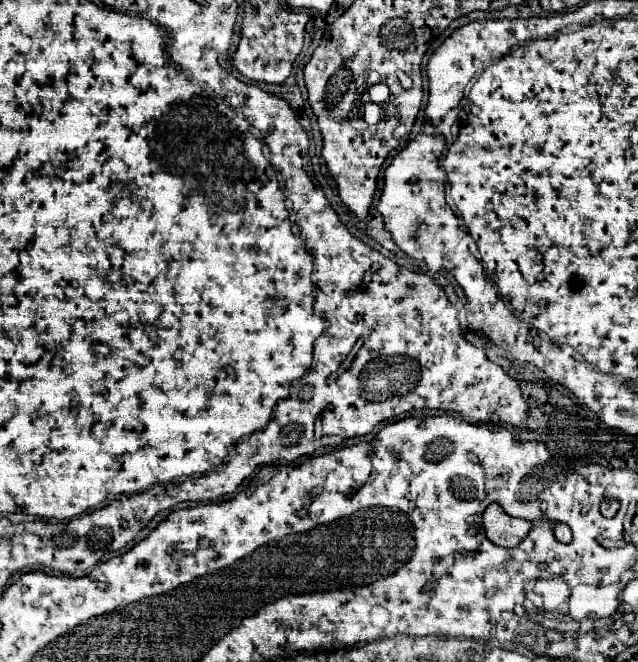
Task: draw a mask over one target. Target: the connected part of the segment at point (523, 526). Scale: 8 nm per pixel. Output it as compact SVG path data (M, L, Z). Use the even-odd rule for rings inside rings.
M490 505L482 517L486 537L502 547L514 547L528 535L532 523L506 515L498 505Z

